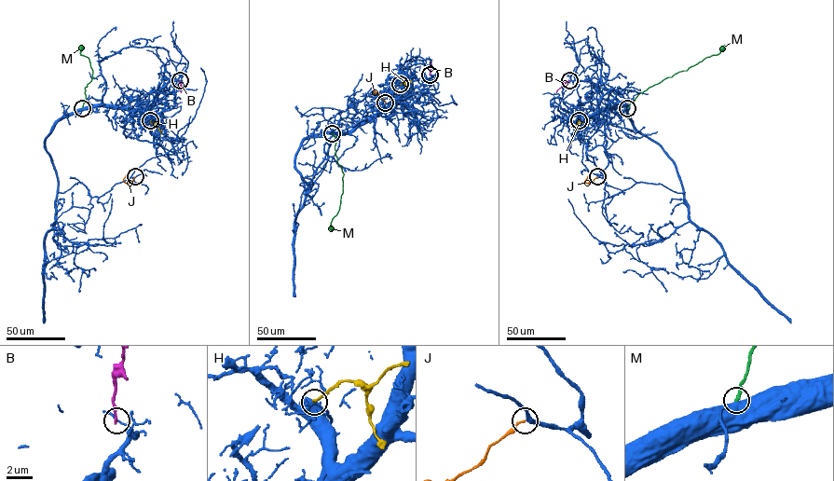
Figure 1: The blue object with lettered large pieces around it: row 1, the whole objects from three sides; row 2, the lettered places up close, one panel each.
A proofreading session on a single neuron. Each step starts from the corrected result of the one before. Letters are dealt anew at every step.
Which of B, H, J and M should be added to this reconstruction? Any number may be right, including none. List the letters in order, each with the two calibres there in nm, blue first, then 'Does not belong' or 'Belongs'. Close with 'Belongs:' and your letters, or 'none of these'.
B: Thickness 100 nm (blue) against 200 nm. Does not belong
H: Thickness 160 nm (blue) against 190 nm. Does not belong
J: Thickness 280 nm (blue) against 130 nm. Belongs
M: Thickness 800 nm (blue) against 240 nm. Does not belong
Belongs: J

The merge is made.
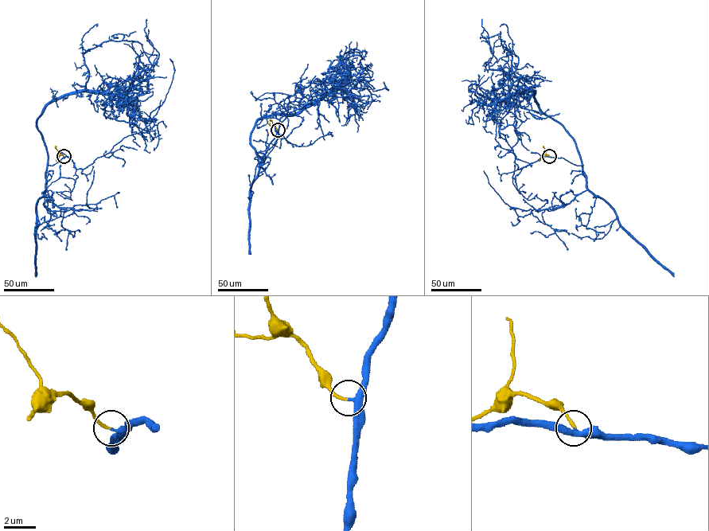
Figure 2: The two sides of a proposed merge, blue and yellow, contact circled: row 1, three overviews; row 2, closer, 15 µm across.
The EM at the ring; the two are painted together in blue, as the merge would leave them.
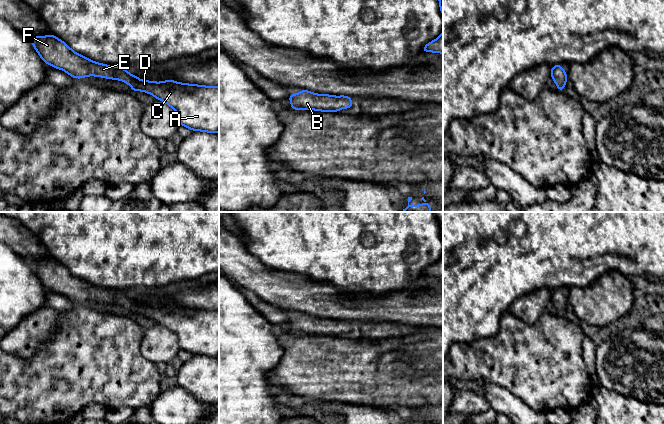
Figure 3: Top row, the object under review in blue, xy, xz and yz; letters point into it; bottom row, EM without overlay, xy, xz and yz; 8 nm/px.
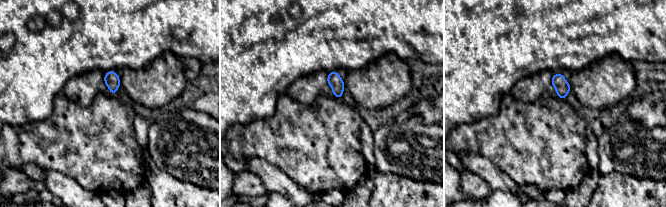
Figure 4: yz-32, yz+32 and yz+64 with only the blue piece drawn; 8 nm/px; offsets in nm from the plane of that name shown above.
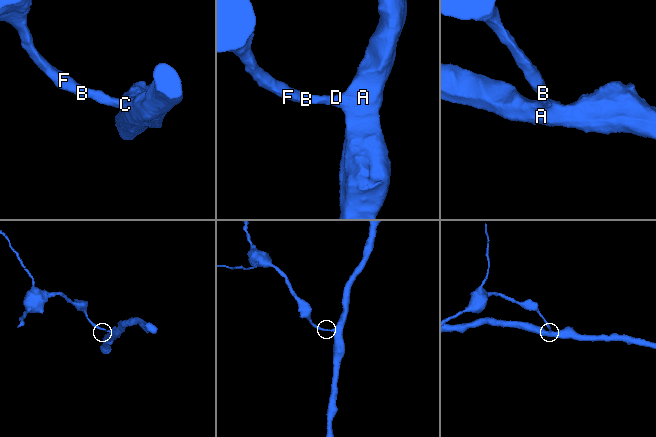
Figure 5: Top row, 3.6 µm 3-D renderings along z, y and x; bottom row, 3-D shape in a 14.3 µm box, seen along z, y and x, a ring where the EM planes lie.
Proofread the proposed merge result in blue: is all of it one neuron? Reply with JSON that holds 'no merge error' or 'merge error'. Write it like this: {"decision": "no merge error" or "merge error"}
{"decision": "no merge error"}

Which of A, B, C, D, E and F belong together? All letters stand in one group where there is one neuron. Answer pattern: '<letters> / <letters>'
A B C D E F

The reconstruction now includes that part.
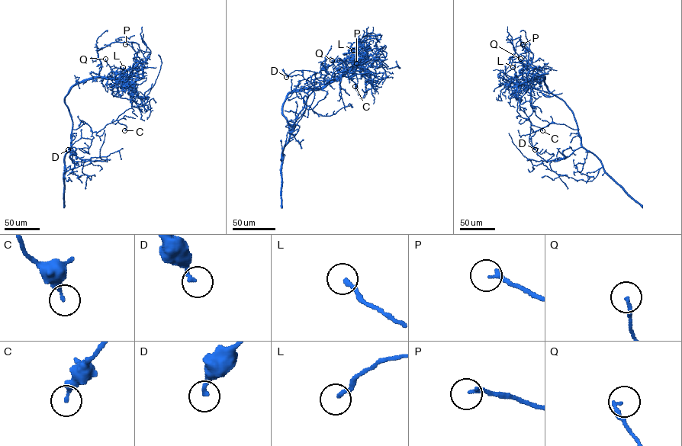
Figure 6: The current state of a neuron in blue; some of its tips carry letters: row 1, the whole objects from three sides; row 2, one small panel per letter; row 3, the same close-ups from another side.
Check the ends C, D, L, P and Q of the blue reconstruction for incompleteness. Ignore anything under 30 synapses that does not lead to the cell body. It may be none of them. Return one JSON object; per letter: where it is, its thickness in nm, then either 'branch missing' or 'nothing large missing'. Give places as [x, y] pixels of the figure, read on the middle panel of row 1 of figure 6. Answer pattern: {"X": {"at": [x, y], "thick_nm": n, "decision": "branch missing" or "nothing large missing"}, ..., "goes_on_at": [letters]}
{"C": {"at": [355, 86], "thick_nm": 280, "decision": "nothing large missing"}, "D": {"at": [286, 77], "thick_nm": 190, "decision": "nothing large missing"}, "L": {"at": [353, 50], "thick_nm": 200, "decision": "nothing large missing"}, "P": {"at": [356, 63], "thick_nm": 180, "decision": "nothing large missing"}, "Q": {"at": [332, 60], "thick_nm": 180, "decision": "nothing large missing"}, "goes_on_at": []}

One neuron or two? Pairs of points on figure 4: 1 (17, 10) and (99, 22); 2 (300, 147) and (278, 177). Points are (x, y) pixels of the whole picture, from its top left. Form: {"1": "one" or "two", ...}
{"1": "one", "2": "two"}

